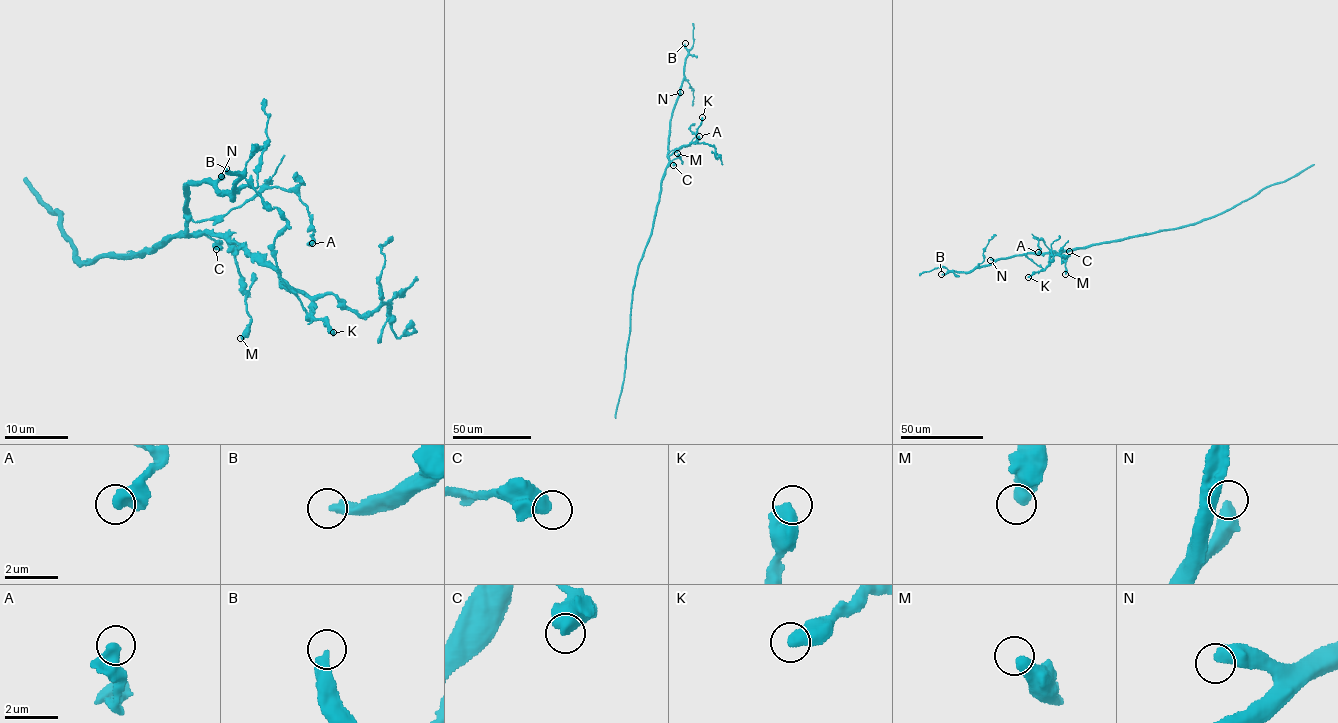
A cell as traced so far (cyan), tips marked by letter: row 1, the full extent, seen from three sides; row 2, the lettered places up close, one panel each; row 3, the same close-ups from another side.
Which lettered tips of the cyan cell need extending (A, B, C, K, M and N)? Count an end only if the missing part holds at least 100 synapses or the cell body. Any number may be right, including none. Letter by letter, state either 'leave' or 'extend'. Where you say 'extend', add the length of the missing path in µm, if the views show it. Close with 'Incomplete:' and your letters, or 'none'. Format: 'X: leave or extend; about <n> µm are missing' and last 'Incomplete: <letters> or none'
A: leave
B: extend; about 600 µm are missing
C: leave
K: leave
M: leave
N: leave
Incomplete: B

